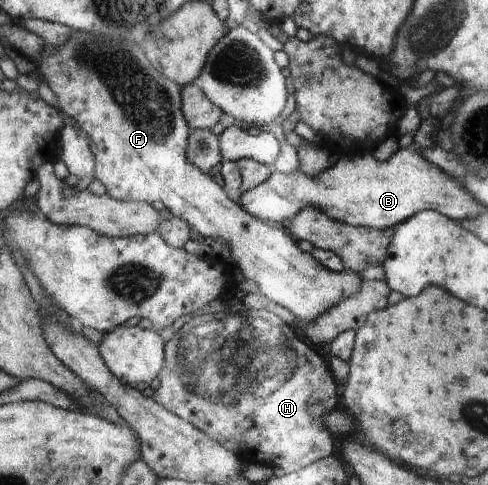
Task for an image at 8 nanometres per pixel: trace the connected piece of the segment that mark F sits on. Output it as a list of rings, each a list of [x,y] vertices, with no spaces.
[[[72,30],[70,37],[68,37],[62,45],[46,45],[46,47],[44,47],[42,59],[36,64],[36,67],[42,77],[42,81],[45,81],[47,86],[54,92],[54,95],[56,95],[61,111],[64,112],[66,116],[72,117],[72,119],[76,121],[76,125],[84,129],[84,131],[88,133],[88,137],[92,138],[92,143],[94,148],[96,148],[95,179],[98,179],[100,183],[104,184],[106,194],[110,195],[110,197],[122,201],[138,200],[149,204],[160,201],[160,203],[164,203],[166,209],[172,213],[172,216],[187,221],[188,225],[192,226],[192,229],[195,229],[196,233],[200,233],[202,237],[205,237],[207,241],[216,240],[217,242],[227,244],[231,255],[230,262],[236,265],[245,279],[256,281],[261,290],[261,295],[264,295],[264,297],[270,299],[270,301],[278,303],[281,307],[287,308],[296,318],[300,318],[301,322],[310,323],[310,321],[318,320],[324,313],[330,312],[332,308],[342,304],[348,297],[359,295],[360,288],[363,287],[363,280],[356,272],[346,269],[342,271],[329,270],[311,253],[300,250],[297,241],[286,228],[266,222],[260,218],[255,218],[252,214],[249,214],[242,205],[236,205],[236,203],[232,201],[232,198],[228,199],[228,195],[224,193],[224,189],[222,189],[220,185],[216,185],[206,173],[200,168],[197,168],[187,158],[187,145],[190,143],[188,135],[191,135],[191,133],[190,129],[188,129],[188,125],[186,125],[187,119],[182,117],[183,111],[180,111],[180,87],[178,87],[177,83],[172,83],[171,79],[168,79],[164,74],[161,74],[159,70],[154,69],[154,67],[148,63],[148,59],[146,59],[146,55],[144,55],[144,51],[142,51],[140,45],[136,45],[136,43],[132,43],[132,41],[114,41],[114,39],[108,39],[108,37],[104,37],[104,41],[102,41],[102,37],[98,37],[98,35]]]

